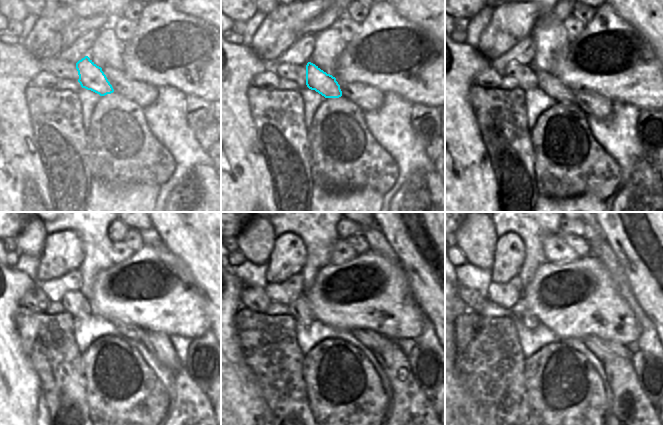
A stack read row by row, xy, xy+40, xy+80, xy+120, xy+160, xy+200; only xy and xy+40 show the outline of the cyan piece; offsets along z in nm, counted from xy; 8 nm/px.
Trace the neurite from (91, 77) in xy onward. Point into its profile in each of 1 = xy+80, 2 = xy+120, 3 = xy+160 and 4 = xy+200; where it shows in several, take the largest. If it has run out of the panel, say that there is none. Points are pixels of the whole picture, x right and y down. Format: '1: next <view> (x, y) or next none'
1: next xy+80 (547, 82)
2: next xy+120 (136, 333)
3: next xy+160 (370, 339)
4: next xy+200 (604, 350)

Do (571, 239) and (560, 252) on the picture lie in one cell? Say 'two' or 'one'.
two

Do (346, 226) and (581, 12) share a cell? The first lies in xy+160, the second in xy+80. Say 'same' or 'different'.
different

